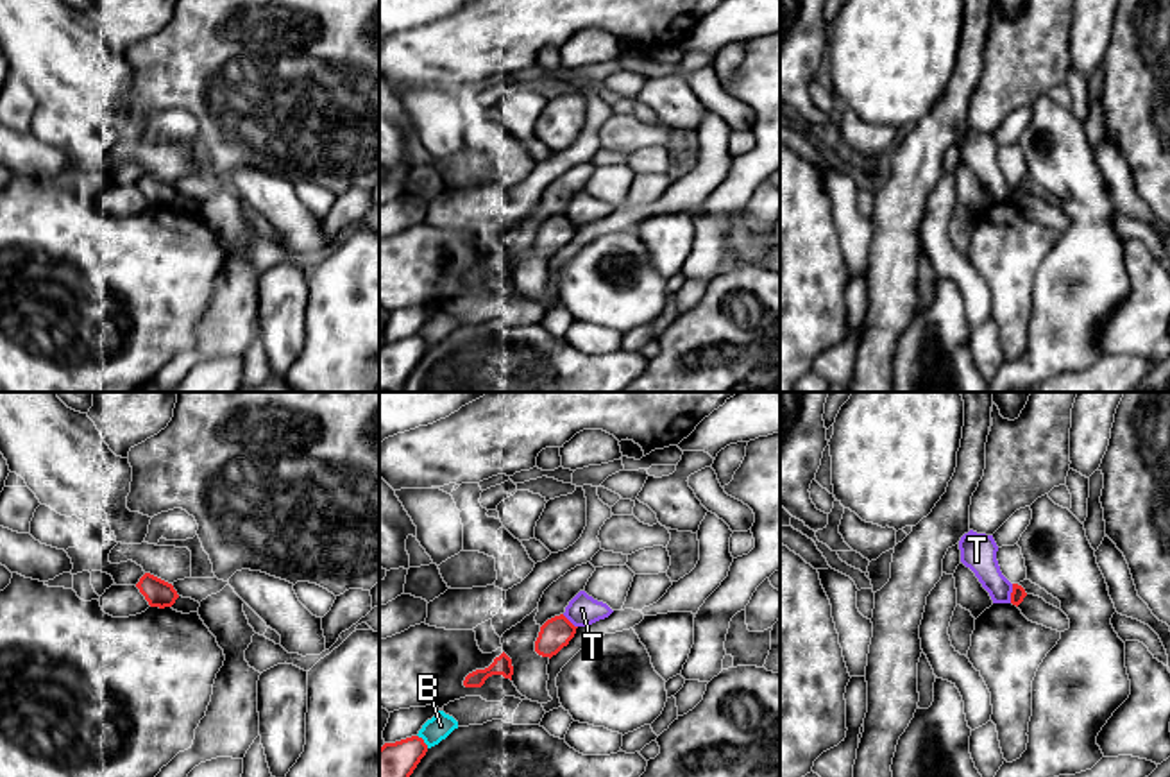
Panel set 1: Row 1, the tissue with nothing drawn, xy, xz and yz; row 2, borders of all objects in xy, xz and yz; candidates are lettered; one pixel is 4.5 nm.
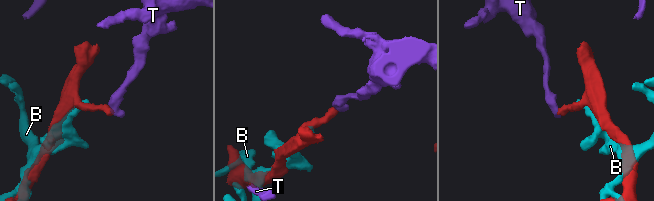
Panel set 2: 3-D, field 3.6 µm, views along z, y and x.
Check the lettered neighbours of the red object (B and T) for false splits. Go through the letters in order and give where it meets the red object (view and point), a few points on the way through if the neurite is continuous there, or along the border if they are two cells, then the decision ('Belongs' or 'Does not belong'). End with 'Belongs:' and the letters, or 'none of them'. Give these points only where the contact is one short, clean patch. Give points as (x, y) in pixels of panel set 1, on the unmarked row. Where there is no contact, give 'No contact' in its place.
B: Touches red at xz (423, 341). Does not belong
T: Touches red at yz (1011, 192). Boundary: yz (1013, 183), (1009, 201). Does not belong
Belongs: none of them

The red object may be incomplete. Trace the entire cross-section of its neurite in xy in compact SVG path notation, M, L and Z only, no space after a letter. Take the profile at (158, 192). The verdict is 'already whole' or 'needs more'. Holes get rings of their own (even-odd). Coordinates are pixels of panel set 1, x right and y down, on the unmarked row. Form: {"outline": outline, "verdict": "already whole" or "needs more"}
{"outline": "M145 172L136 183L136 186L145 195L150 206L159 206L159 208L172 206L179 197L172 183L150 172Z", "verdict": "already whole"}

